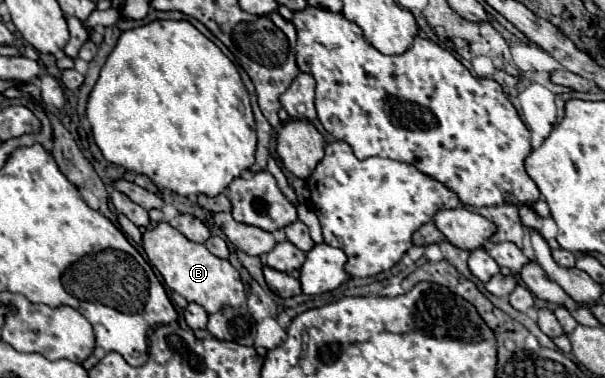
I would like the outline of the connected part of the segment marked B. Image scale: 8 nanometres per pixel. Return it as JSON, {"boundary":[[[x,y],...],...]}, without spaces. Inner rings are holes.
{"boundary":[[[159,222],[155,228],[143,232],[143,248],[149,256],[149,262],[161,272],[165,284],[173,292],[181,294],[187,302],[197,302],[199,306],[203,306],[207,314],[215,314],[223,306],[239,308],[245,302],[245,286],[239,278],[239,272],[229,264],[229,260],[213,256],[205,248],[205,244],[187,240],[167,222]]]}

